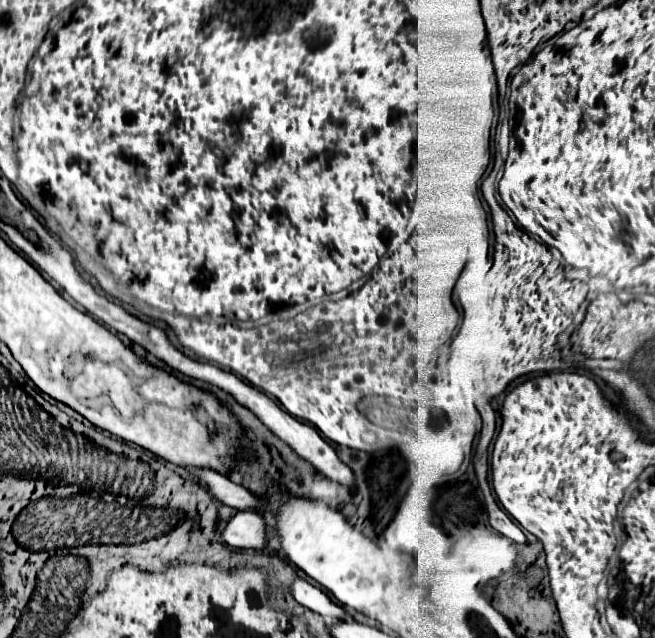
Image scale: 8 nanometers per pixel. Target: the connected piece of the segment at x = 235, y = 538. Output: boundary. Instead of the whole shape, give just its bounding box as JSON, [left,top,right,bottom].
[222,513,270,549]

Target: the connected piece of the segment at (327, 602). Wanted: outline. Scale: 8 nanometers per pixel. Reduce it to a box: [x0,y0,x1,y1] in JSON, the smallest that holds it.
[292,579,352,621]

